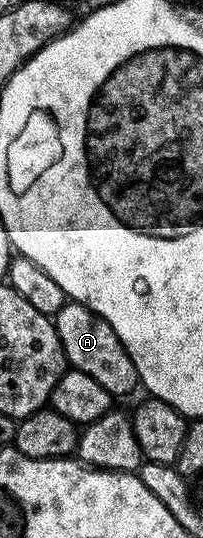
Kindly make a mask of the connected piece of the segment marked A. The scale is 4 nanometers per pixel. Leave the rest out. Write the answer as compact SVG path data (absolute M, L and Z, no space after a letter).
M68 302L54 316L53 323L68 365L74 371L89 374L89 378L94 378L99 385L105 386L105 390L109 390L113 398L127 396L134 388L140 387L137 366L133 366L133 358L129 358L113 326L109 326L109 322L102 320L96 312L90 312L84 304Z

